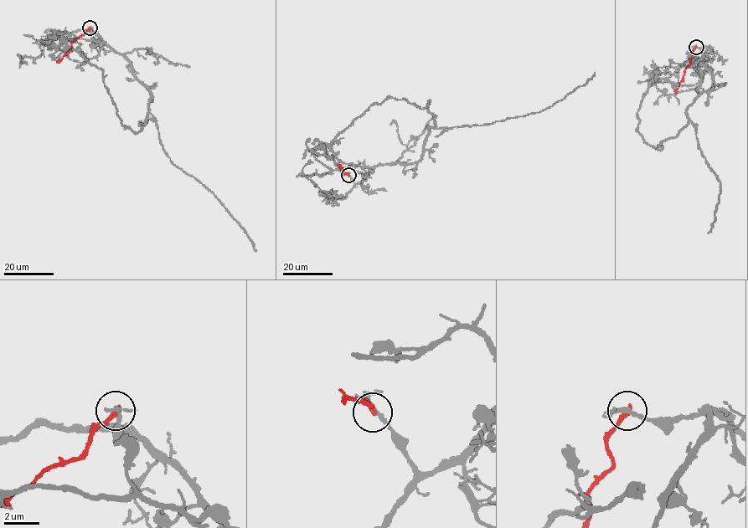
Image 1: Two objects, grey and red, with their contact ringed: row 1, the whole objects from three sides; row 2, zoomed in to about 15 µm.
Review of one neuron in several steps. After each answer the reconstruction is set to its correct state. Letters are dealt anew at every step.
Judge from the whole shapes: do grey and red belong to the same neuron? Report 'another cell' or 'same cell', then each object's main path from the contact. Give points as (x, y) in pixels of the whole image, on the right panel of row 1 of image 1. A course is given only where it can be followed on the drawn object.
another cell; course grey (695, 47), (707, 47), (700, 63), (714, 84), (687, 110), (698, 147), (720, 184), (715, 221), (708, 233); course red (696, 47), (674, 92)

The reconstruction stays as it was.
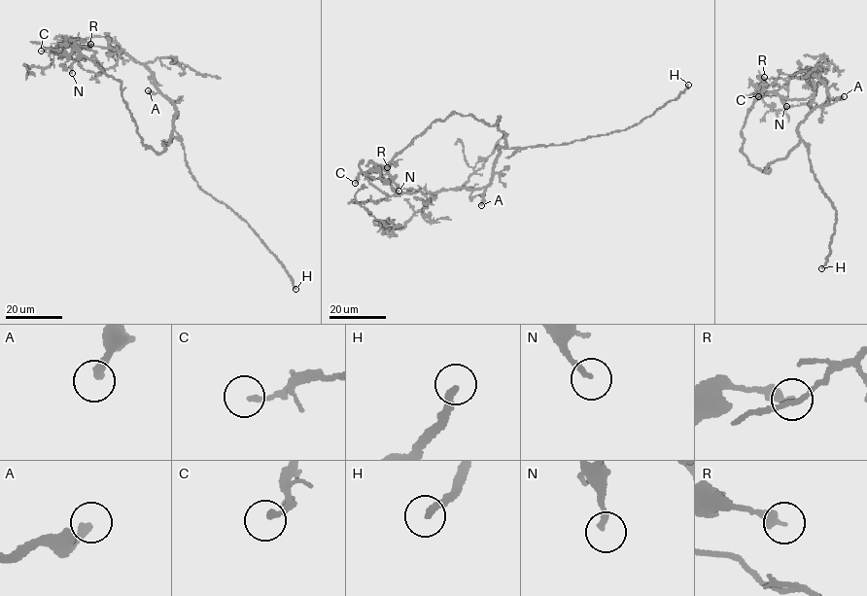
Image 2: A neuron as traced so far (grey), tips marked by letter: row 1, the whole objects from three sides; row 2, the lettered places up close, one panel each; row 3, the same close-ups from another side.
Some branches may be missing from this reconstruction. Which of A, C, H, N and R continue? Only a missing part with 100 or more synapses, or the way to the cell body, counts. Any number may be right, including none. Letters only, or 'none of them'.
A, H

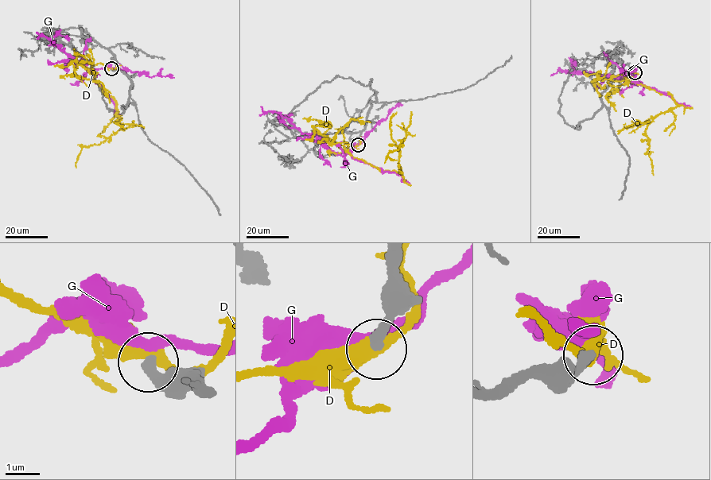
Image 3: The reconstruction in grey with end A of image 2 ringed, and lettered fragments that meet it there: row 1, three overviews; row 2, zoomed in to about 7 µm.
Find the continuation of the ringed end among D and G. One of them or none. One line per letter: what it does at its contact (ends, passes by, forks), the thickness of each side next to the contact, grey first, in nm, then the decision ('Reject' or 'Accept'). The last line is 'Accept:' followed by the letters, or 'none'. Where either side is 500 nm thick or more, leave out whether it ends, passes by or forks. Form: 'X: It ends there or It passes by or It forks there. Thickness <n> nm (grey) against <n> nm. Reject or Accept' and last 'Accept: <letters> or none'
D: It passes by. Thickness 320 nm (grey) against 440 nm. Reject
G: It passes by. Thickness 320 nm (grey) against 300 nm. Reject
Accept: none

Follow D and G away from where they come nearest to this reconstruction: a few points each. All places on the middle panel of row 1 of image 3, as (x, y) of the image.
D: (358, 145), (343, 147), (328, 137), (382, 171), (400, 172), (402, 139), (398, 149), (387, 155), (397, 160)
G: (358, 145), (341, 156), (325, 149), (321, 140), (311, 133), (302, 133), (280, 114), (263, 112), (261, 106)

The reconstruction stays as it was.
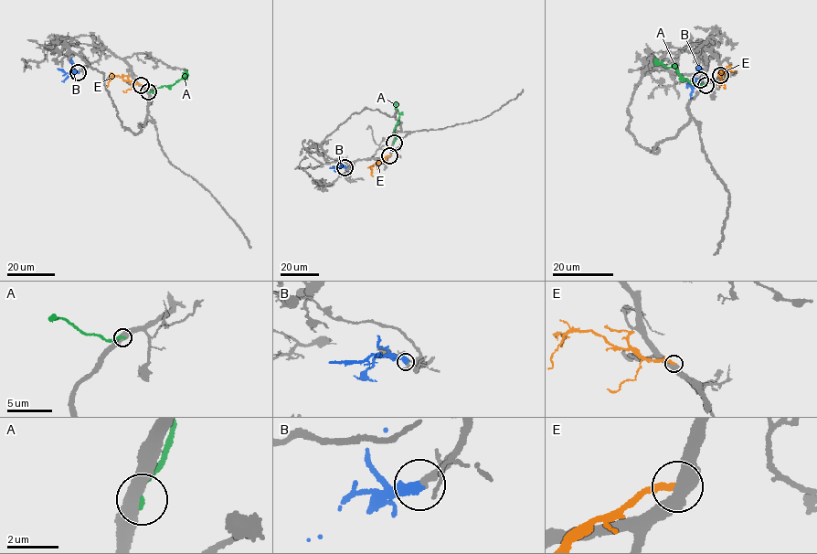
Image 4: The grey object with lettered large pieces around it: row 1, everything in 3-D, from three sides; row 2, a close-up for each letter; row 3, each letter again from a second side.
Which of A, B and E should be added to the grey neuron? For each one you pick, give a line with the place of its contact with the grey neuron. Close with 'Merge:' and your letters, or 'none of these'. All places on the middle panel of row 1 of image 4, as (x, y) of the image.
B: (344, 167)
Merge: B

